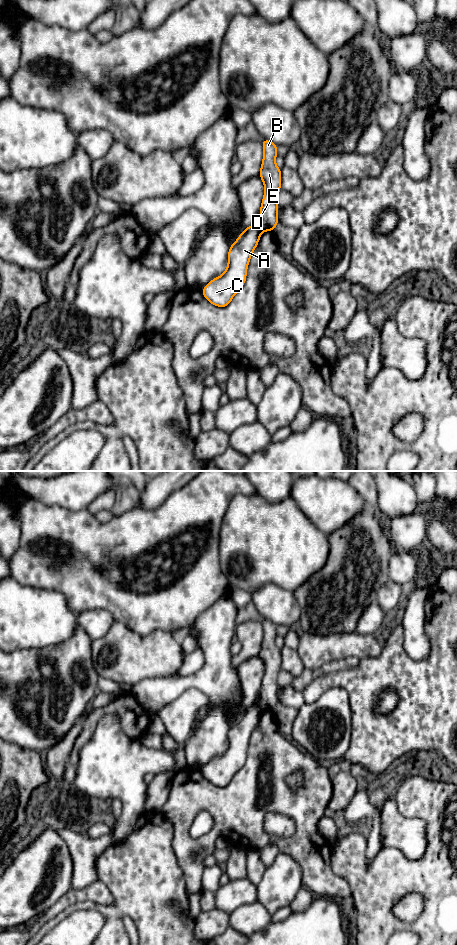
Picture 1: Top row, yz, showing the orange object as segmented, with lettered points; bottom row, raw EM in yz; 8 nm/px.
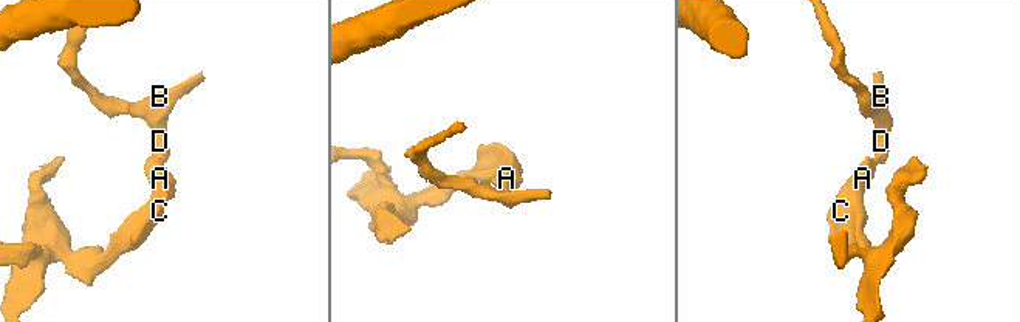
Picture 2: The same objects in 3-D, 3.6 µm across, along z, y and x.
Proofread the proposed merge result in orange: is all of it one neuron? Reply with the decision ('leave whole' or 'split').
split

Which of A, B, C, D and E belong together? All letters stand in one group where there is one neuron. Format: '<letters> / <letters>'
A C / B D E

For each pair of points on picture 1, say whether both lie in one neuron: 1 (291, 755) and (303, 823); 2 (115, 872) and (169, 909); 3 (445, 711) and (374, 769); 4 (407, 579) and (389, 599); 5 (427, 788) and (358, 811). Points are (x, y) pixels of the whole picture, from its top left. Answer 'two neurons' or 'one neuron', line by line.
1: one neuron
2: one neuron
3: one neuron
4: one neuron
5: two neurons

